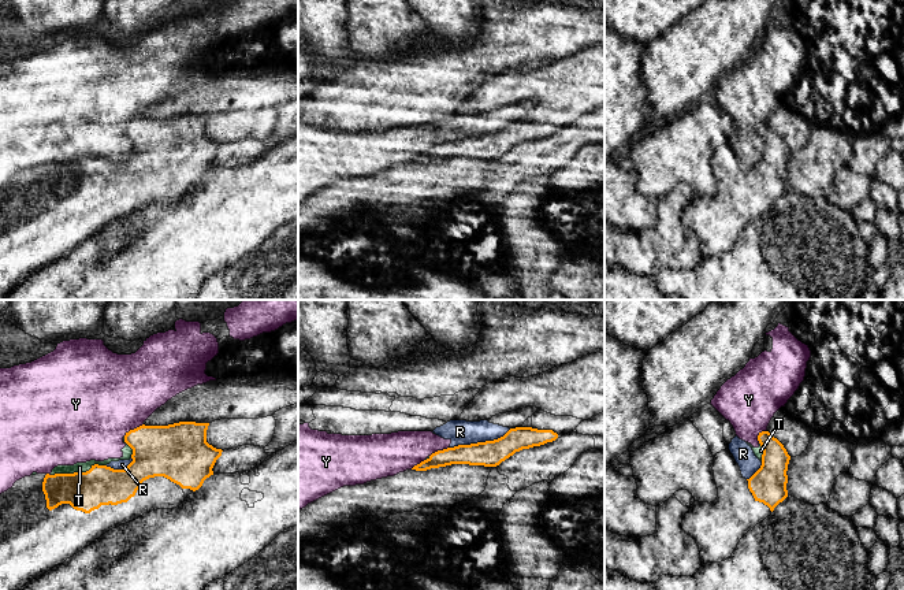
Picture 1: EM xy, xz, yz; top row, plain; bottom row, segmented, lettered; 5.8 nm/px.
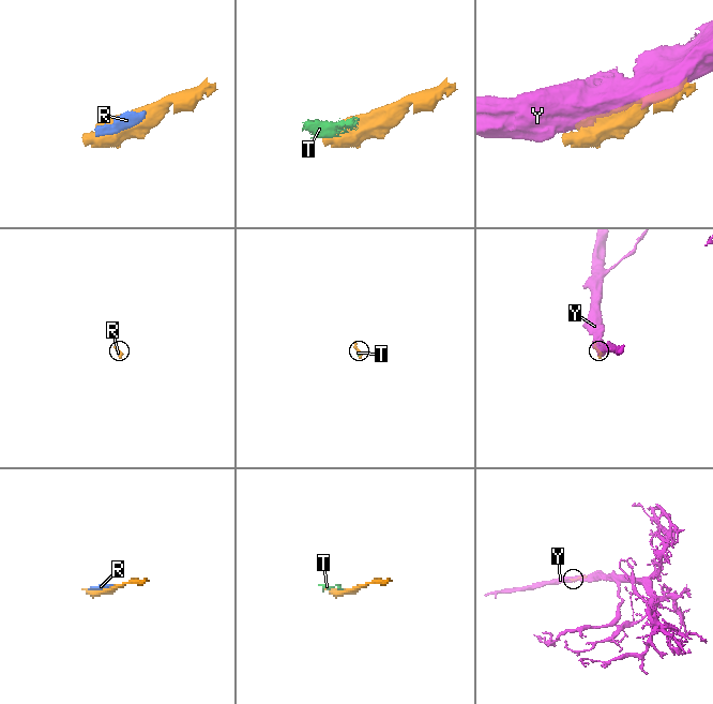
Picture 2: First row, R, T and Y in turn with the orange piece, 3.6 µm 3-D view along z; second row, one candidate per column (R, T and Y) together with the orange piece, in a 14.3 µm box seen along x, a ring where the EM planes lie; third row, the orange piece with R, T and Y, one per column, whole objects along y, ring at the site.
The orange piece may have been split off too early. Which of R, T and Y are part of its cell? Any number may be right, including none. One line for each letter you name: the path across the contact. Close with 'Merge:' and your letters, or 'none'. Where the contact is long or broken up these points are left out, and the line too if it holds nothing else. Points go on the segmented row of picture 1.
Merge: none

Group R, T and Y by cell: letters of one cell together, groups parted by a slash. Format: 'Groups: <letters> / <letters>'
Groups: R T Y

